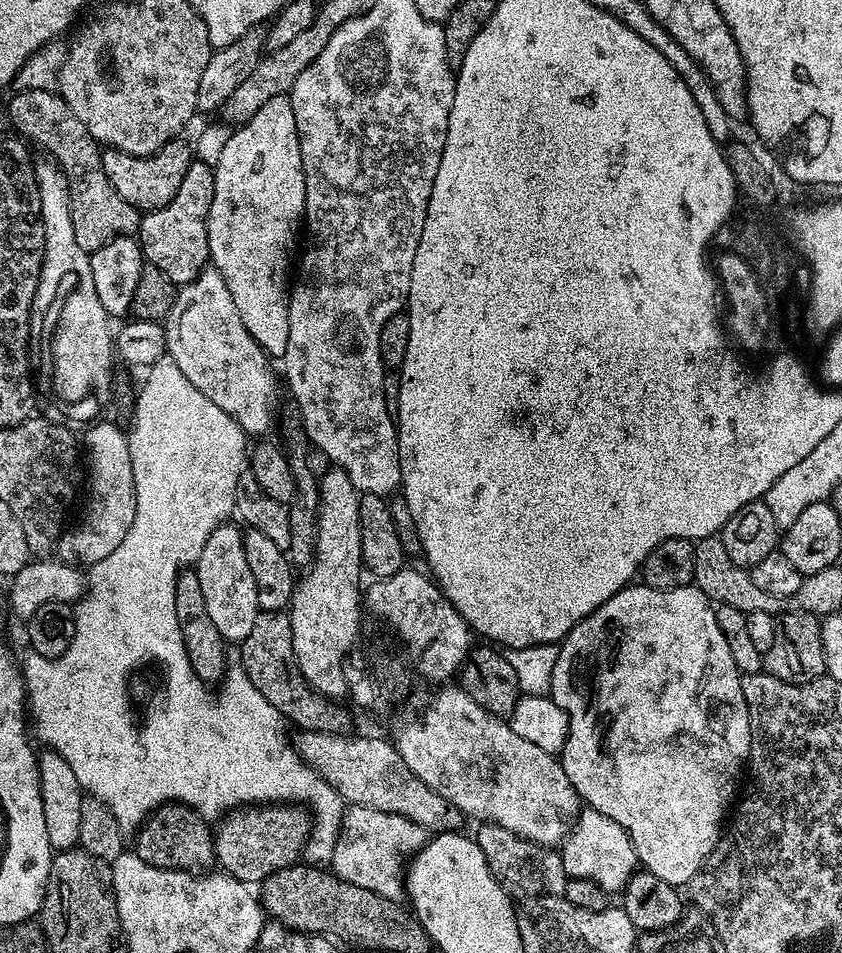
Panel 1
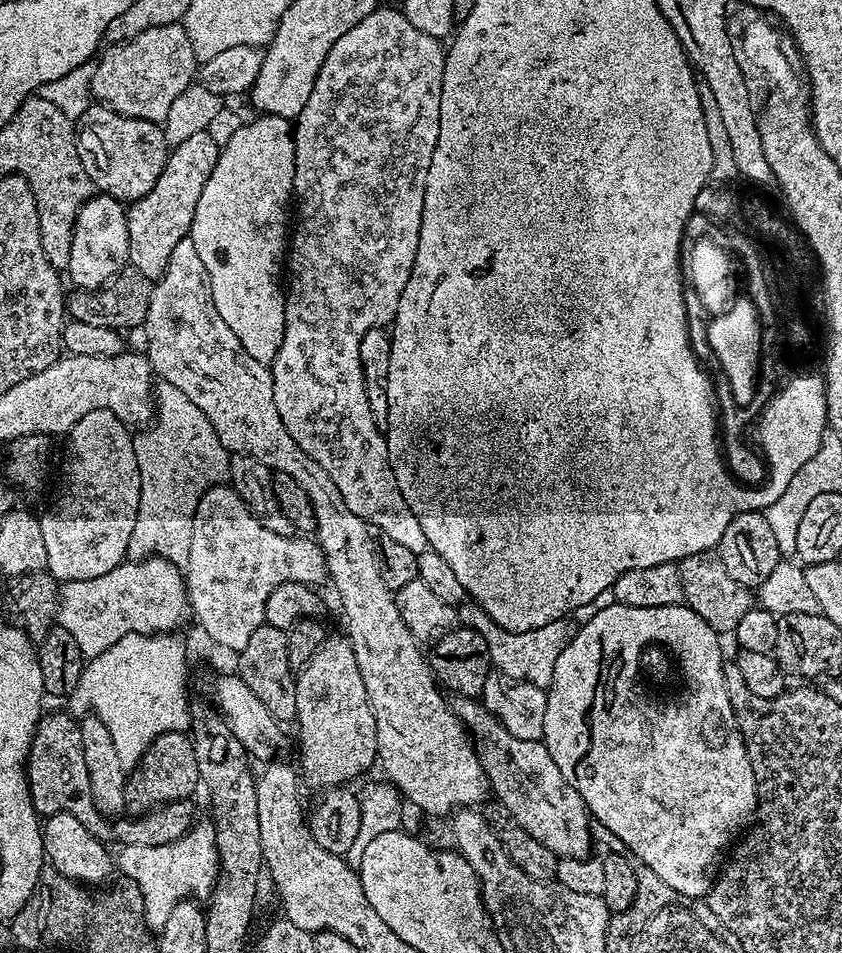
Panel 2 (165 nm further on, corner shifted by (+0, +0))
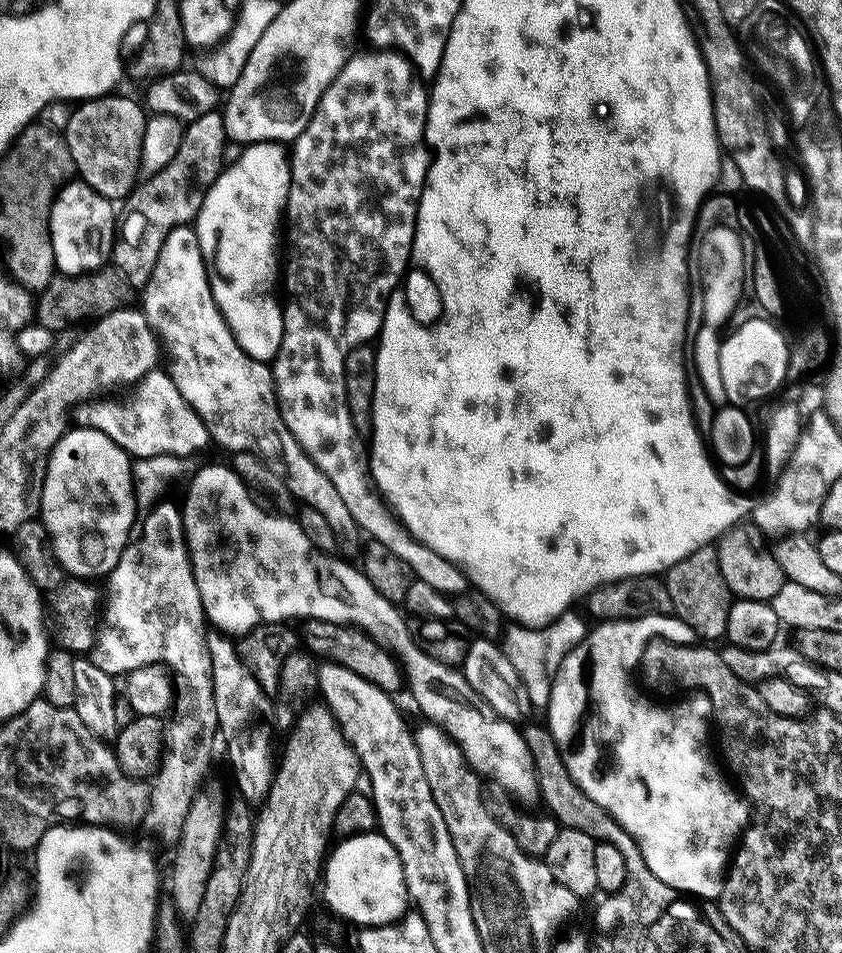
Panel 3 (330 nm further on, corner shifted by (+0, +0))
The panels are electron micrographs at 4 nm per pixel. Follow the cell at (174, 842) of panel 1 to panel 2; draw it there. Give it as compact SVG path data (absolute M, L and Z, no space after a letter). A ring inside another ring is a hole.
M168 731L159 735L143 752L142 758L129 771L124 783L124 807L129 817L140 816L149 808L173 802L184 802L200 786L198 762L194 757L191 737L185 732Z

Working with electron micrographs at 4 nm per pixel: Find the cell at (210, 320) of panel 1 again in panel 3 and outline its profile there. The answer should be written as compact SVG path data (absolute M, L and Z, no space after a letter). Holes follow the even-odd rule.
M181 226L170 230L166 242L162 242L162 250L158 250L158 262L154 262L154 270L150 274L148 283L143 285L142 292L144 292L142 310L151 318L152 327L166 352L168 347L168 352L172 355L170 375L174 386L178 386L182 398L186 398L186 402L202 418L202 422L208 427L211 439L215 443L217 440L222 447L229 448L229 453L232 454L252 452L259 453L269 461L277 460L286 477L288 491L301 505L318 510L318 514L326 517L326 522L330 522L336 533L355 533L357 526L354 518L350 518L350 510L346 510L346 502L342 502L334 482L330 482L324 471L304 453L302 446L288 429L281 412L276 380L272 377L271 367L265 361L250 358L250 354L246 354L242 346L238 346L230 326L221 316L208 281L208 268L204 265L195 227Z

